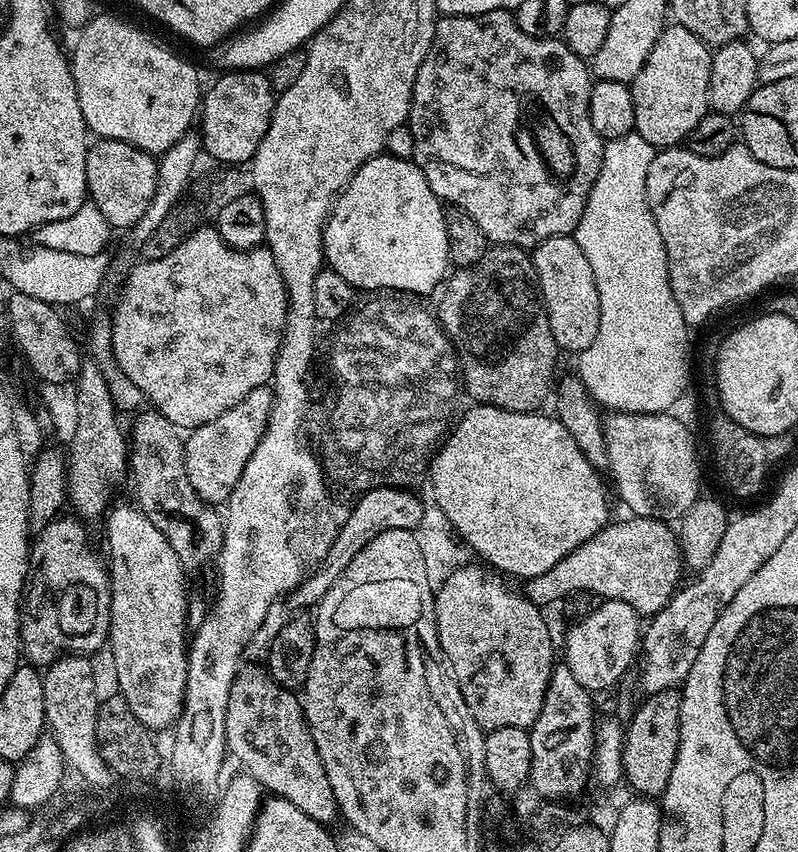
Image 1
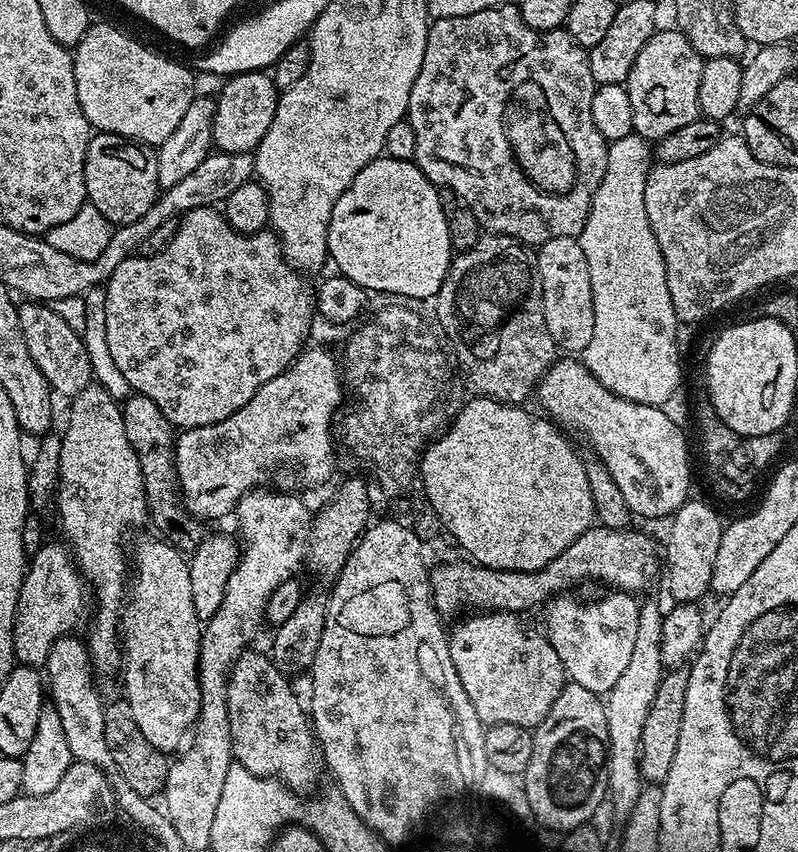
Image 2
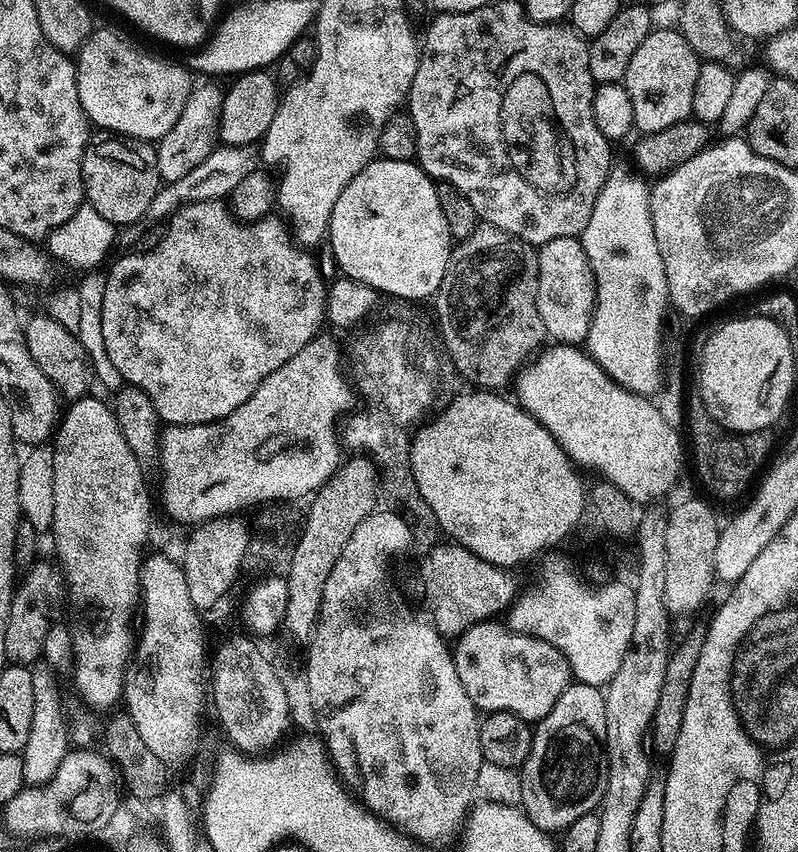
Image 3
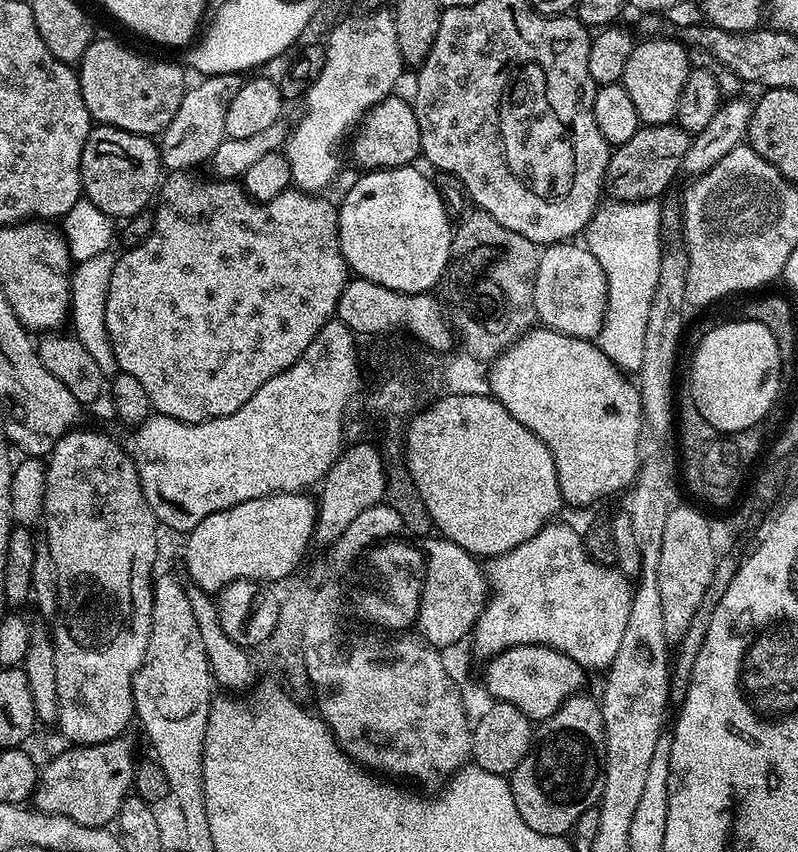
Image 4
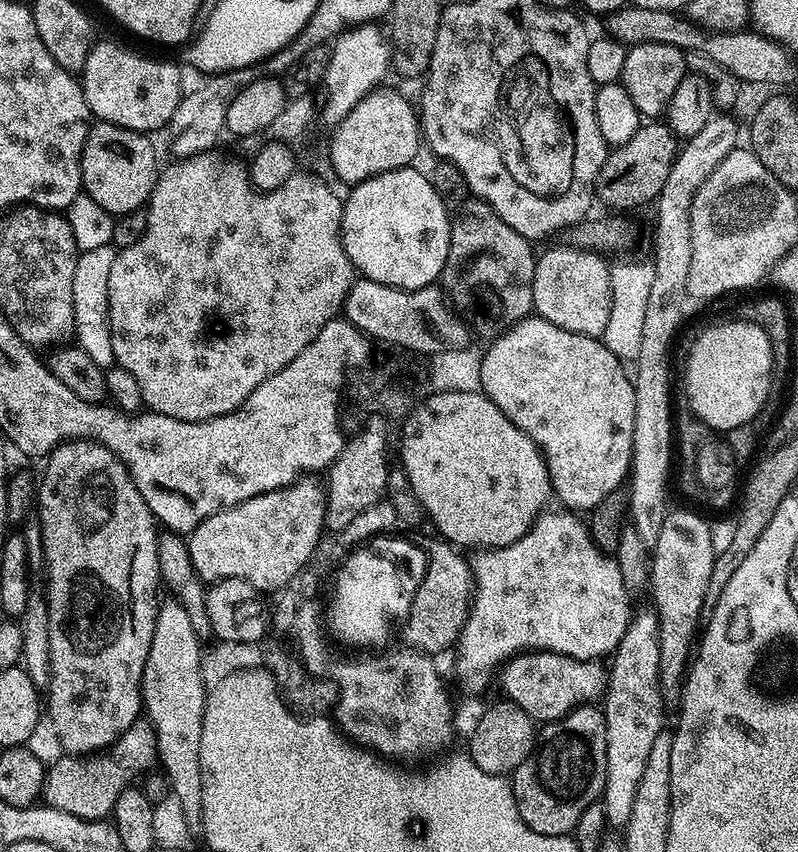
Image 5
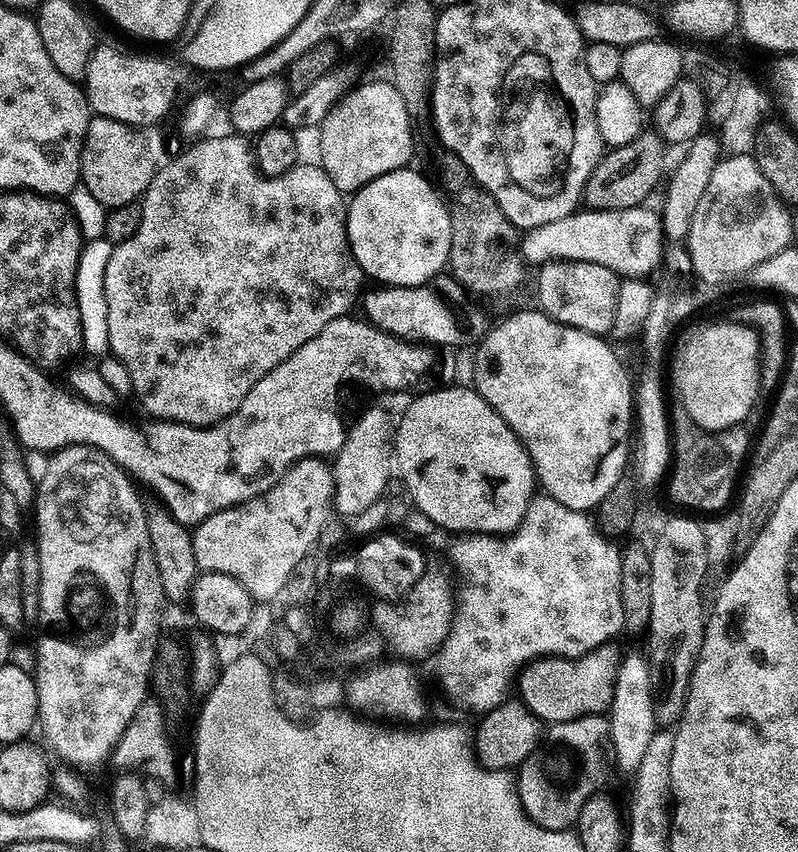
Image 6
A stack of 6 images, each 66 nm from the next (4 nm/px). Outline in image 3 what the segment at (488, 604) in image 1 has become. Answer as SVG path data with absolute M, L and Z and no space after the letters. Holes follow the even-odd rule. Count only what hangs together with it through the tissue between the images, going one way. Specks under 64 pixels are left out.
M478 622L455 641L452 661L456 663L458 678L462 678L466 694L470 694L481 713L512 712L523 720L539 722L546 718L546 714L550 714L550 710L554 710L554 702L558 702L569 684L573 683L572 668L568 659L550 642L533 636L513 634L503 623L496 623L500 622Z

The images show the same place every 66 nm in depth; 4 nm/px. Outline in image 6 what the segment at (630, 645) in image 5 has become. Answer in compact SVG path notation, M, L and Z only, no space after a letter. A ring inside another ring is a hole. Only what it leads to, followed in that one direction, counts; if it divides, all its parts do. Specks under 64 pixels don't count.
M632 652L623 657L618 670L618 678L614 686L612 707L607 713L610 752L628 774L635 773L638 762L646 755L646 746L658 725L654 718L654 697L652 694L652 672L648 669L648 661L643 655Z

